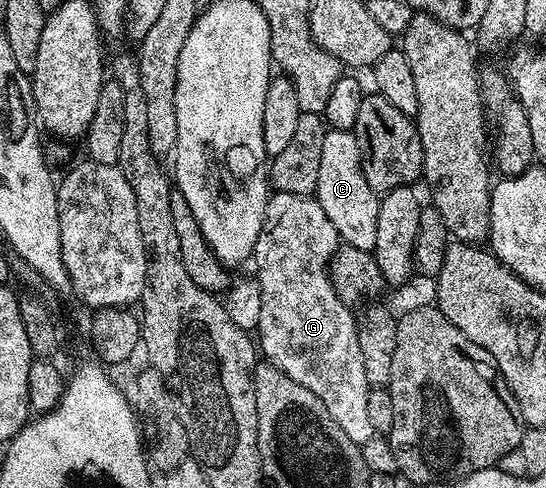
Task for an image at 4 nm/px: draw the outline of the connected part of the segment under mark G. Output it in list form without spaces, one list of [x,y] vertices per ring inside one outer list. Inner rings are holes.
[[[273,192],[269,196],[268,206],[264,212],[262,231],[254,243],[250,258],[251,264],[256,264],[254,279],[260,284],[260,290],[262,291],[262,312],[258,315],[258,323],[256,324],[254,333],[258,338],[258,349],[262,354],[263,360],[267,364],[274,366],[278,371],[282,371],[290,379],[294,379],[294,383],[300,383],[302,387],[309,389],[326,407],[326,411],[334,419],[337,427],[342,431],[346,431],[346,439],[350,439],[353,445],[364,446],[367,441],[374,437],[374,434],[372,432],[372,424],[370,423],[370,410],[366,408],[366,399],[368,398],[370,386],[366,379],[366,371],[362,368],[362,347],[358,347],[358,331],[356,330],[358,321],[354,316],[353,310],[349,306],[344,305],[340,296],[334,291],[332,279],[328,275],[328,266],[332,264],[332,256],[336,254],[341,244],[342,242],[338,231],[334,227],[334,223],[330,223],[330,218],[326,216],[326,211],[322,211],[322,207],[317,203],[315,196],[309,195],[303,197],[302,195],[277,192]]]

